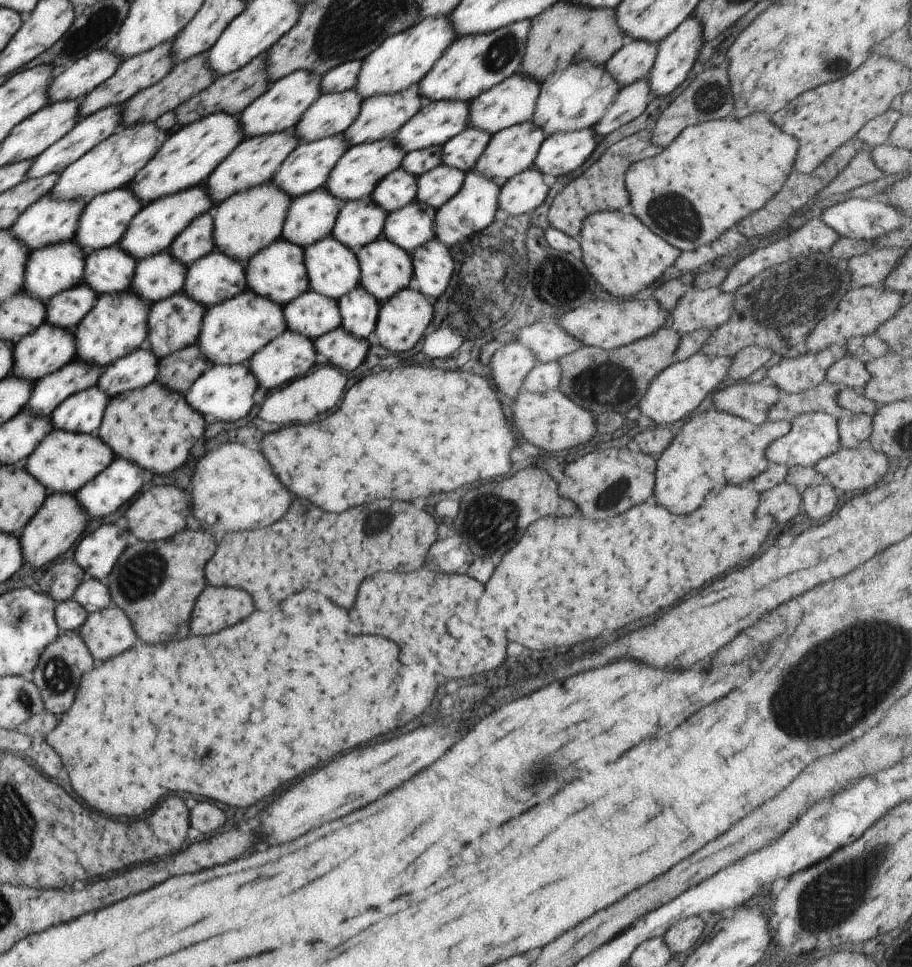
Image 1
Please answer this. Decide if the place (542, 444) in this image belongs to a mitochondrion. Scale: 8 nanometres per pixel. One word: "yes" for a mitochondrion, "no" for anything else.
no

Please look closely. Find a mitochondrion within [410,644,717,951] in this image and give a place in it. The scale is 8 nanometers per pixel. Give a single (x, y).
(538, 774)

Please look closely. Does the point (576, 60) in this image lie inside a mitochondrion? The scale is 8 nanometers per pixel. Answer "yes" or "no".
no

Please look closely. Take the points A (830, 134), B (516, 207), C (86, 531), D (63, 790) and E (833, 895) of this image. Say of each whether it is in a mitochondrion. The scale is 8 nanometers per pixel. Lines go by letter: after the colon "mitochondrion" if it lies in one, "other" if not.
A: other
B: other
C: other
D: other
E: mitochondrion

